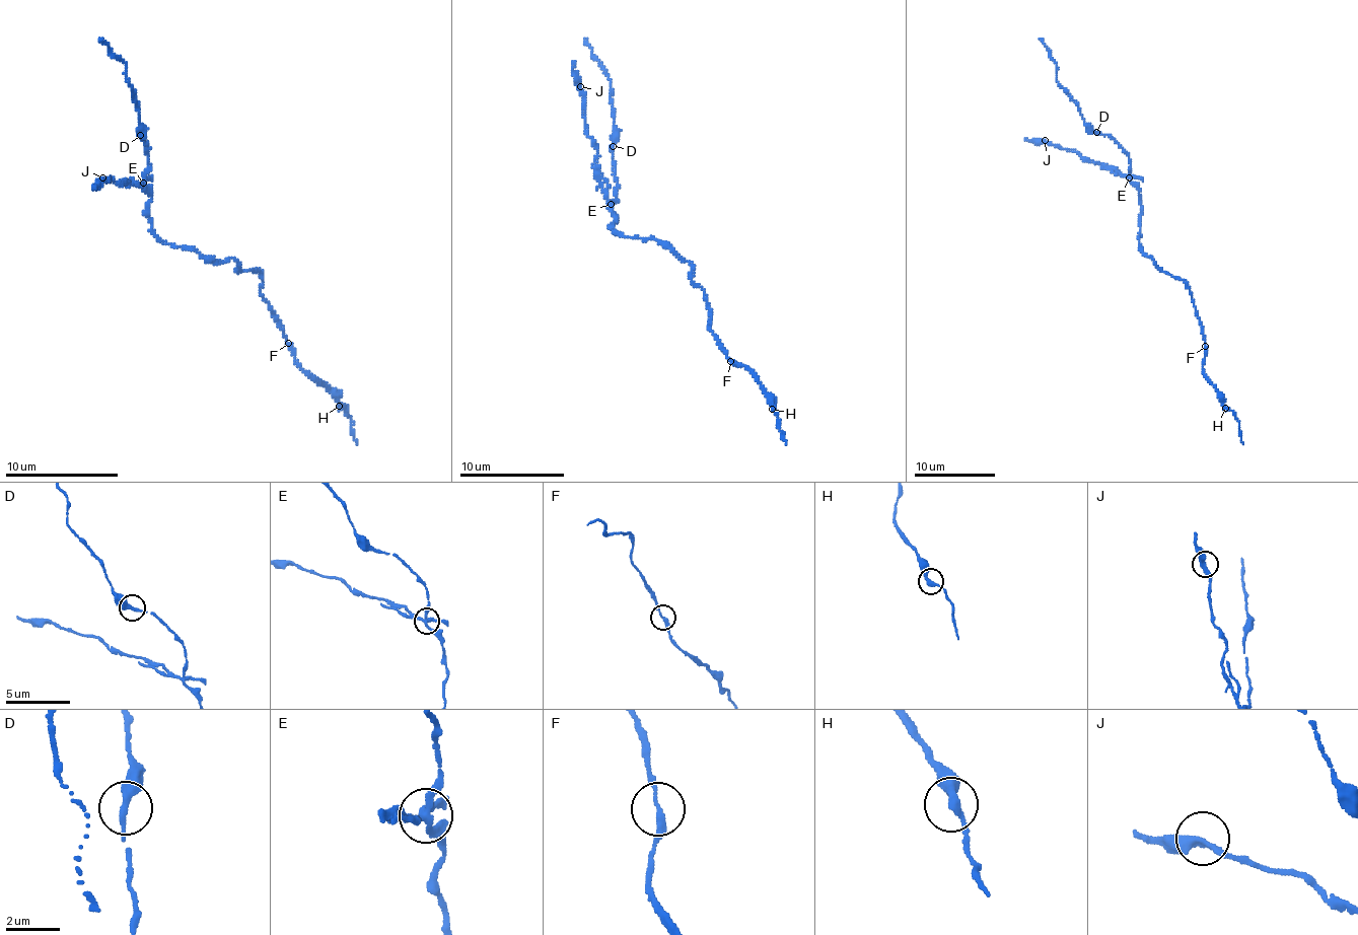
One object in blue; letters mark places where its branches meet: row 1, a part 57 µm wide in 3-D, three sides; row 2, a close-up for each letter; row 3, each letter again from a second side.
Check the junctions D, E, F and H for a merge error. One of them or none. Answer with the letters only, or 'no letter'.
E

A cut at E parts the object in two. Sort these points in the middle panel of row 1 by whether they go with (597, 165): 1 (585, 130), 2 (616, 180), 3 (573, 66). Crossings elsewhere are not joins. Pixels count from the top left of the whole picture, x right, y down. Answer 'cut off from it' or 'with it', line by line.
1: with it
2: cut off from it
3: with it

